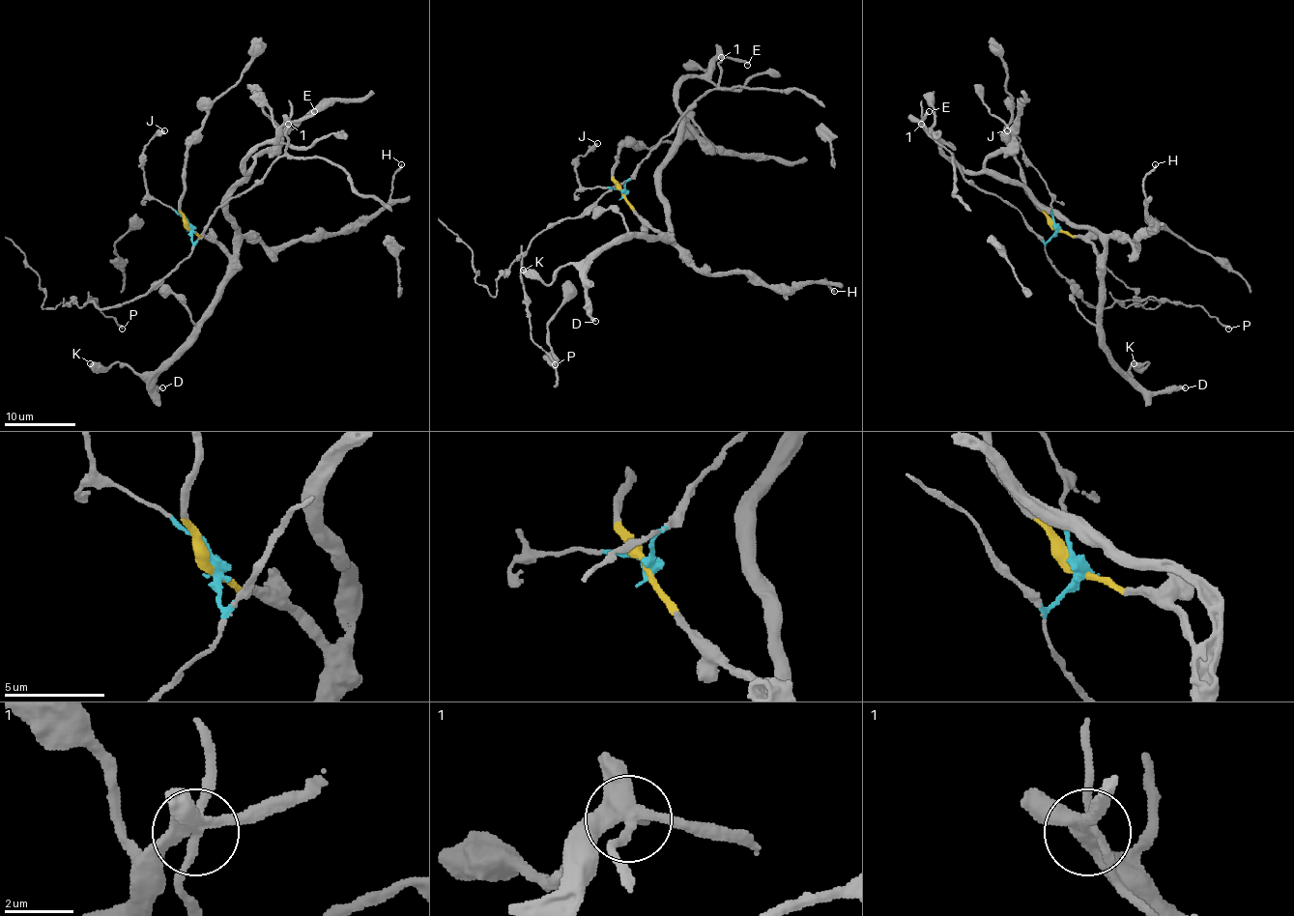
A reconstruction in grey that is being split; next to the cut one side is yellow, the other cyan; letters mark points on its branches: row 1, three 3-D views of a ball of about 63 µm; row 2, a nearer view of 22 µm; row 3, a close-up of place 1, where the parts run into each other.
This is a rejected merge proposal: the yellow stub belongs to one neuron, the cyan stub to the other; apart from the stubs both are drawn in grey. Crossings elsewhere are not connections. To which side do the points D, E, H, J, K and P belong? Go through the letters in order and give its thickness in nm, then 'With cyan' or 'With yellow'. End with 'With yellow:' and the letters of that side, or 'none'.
D: Thickness 320 nm. With yellow
E: Thickness 260 nm. With yellow
H: Thickness 220 nm. With yellow
J: Thickness 400 nm. With cyan
K: Thickness 700 nm. With yellow
P: Thickness 240 nm. With cyan
With yellow: D, E, H, K

